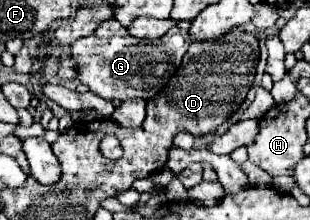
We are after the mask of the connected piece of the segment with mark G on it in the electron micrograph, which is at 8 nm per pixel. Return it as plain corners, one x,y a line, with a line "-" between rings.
103,21
89,37
83,37
71,45
73,59
77,61
79,81
89,85
93,93
113,101
133,99
135,95
157,95
163,89
163,81
173,77
177,67
181,65
187,47
191,45
191,35
187,31
179,31
175,35
165,35
161,41
137,39
127,33
127,29
115,21

